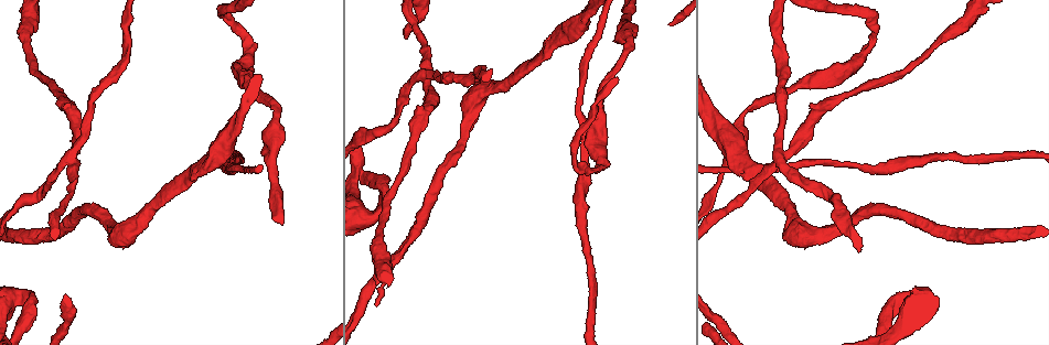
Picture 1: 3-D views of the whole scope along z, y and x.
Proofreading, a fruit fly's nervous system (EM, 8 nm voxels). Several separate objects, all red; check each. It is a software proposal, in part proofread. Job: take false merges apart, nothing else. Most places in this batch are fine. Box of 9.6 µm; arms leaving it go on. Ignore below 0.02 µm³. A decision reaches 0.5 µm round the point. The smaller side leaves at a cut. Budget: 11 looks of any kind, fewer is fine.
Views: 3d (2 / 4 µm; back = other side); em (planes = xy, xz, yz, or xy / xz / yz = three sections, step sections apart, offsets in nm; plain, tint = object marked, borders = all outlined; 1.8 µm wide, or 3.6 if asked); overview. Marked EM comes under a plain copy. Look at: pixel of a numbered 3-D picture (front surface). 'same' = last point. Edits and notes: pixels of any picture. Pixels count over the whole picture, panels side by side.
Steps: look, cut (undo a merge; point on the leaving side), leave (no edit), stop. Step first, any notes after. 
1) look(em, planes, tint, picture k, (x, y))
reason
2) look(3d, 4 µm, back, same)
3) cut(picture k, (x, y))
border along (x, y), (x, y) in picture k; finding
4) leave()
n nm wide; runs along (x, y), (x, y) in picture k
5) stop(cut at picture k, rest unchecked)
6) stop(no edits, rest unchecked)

look(em, xz, step 16, tint, picture 1, (383, 191))
touches itself

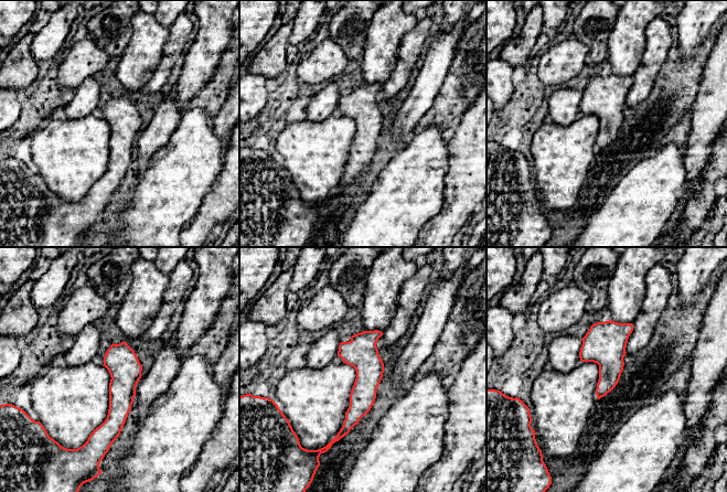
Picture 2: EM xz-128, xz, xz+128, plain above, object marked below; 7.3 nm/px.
look(em, planes, borders, same)
another direction

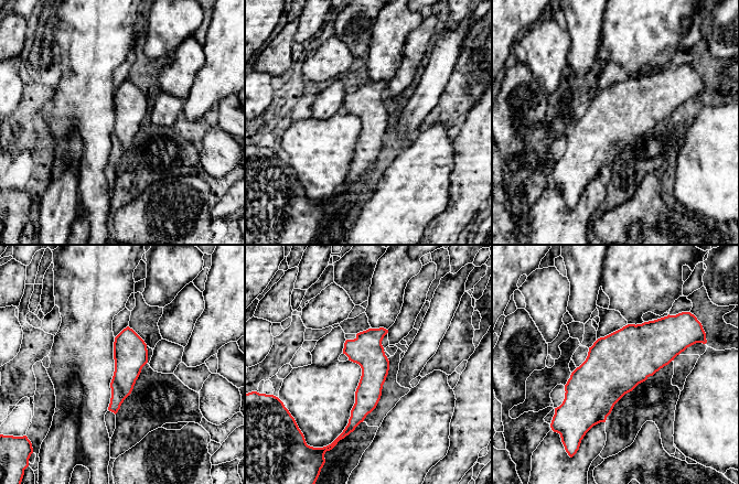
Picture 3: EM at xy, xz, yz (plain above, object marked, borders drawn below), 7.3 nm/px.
leave()
all the same neuron

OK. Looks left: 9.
look(3d, 2 µm, picture 1, (75, 150))

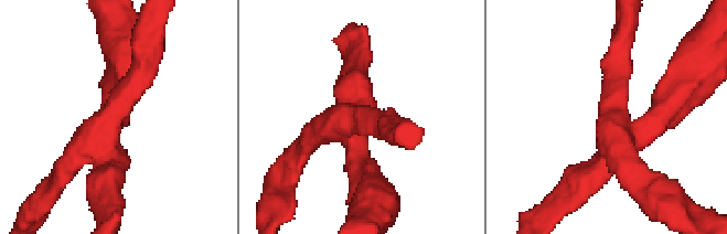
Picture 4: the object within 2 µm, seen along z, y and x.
look(em, planes, borders, picture 4, (354, 127))
4 arms; shape alone is not enough

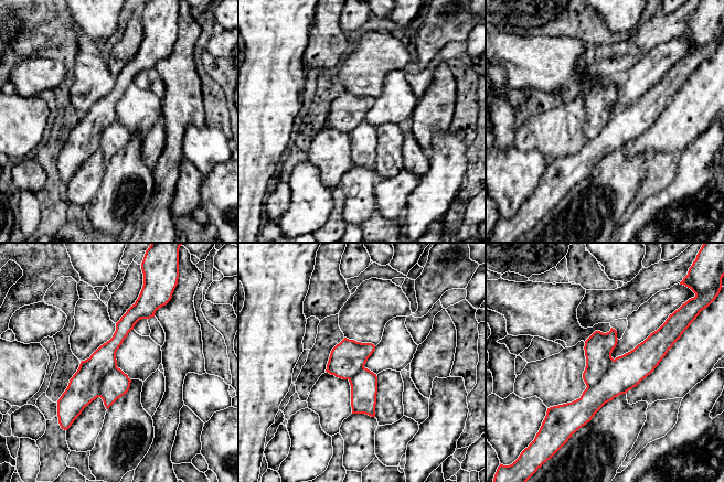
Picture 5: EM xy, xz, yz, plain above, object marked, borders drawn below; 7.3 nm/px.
cut(picture 5, (84, 387))
260 nm wide; a second neuron is stuck on

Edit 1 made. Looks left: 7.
look(overview)

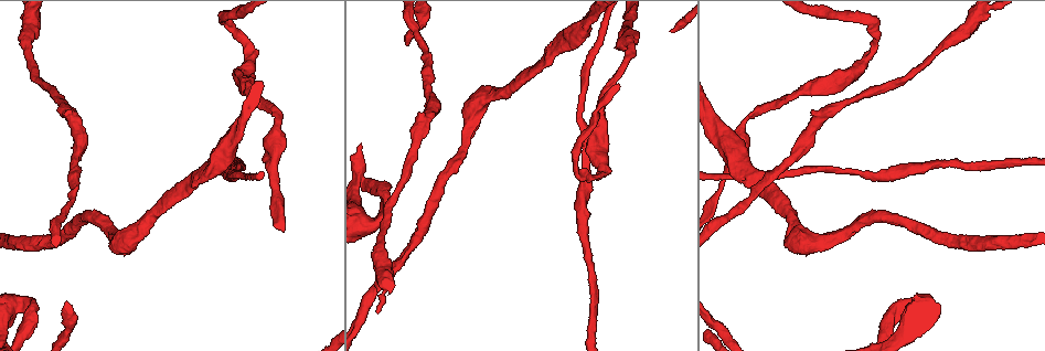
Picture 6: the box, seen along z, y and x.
look(em, planes, tint, picture 6, (628, 30))
calibre changes

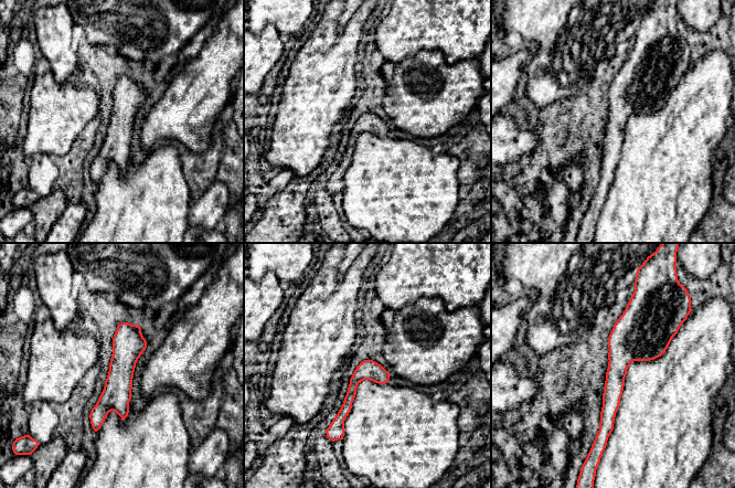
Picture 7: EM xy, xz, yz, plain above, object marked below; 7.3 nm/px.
leave()
140 nm wide; runs along (137, 328), (95, 426) in picture 7; continuous, no second neuron

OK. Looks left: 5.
look(em, xz, step 8, tint, picture 6, (557, 51))
sudden change in width

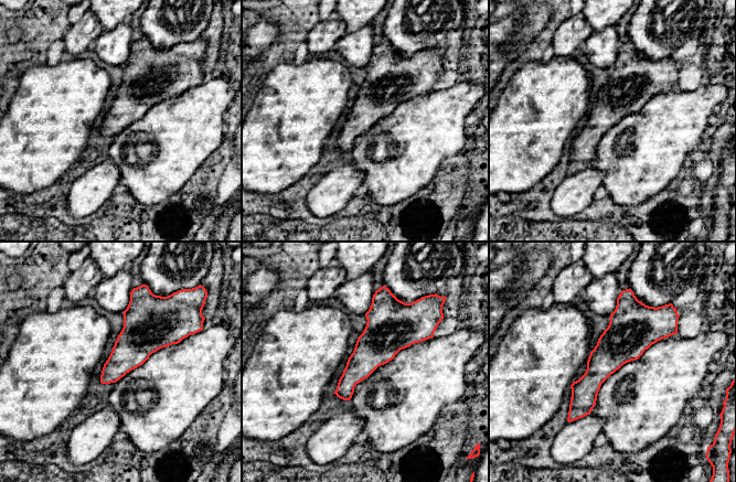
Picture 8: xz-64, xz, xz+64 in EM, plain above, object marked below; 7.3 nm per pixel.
look(em, planes, borders, same)
cut it another way

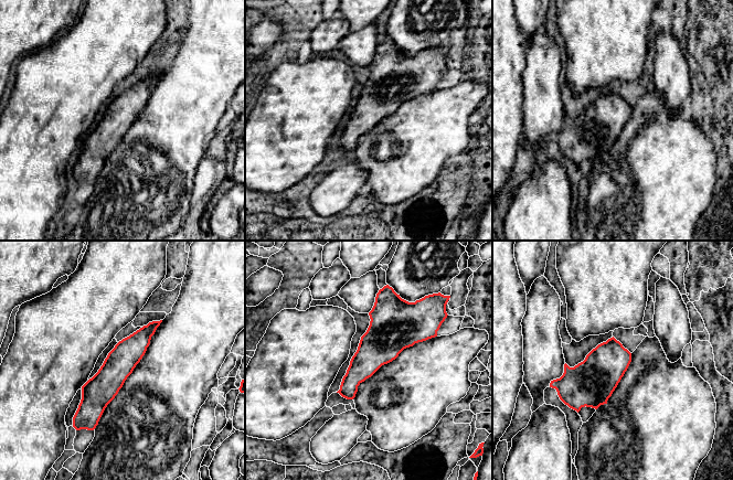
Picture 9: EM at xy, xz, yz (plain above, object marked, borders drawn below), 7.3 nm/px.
leave()
220 nm wide; runs along (156, 323), (96, 394), (87, 420) in picture 9; all the same neuron

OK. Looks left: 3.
stop(cut at picture 5, rest unchecked)

